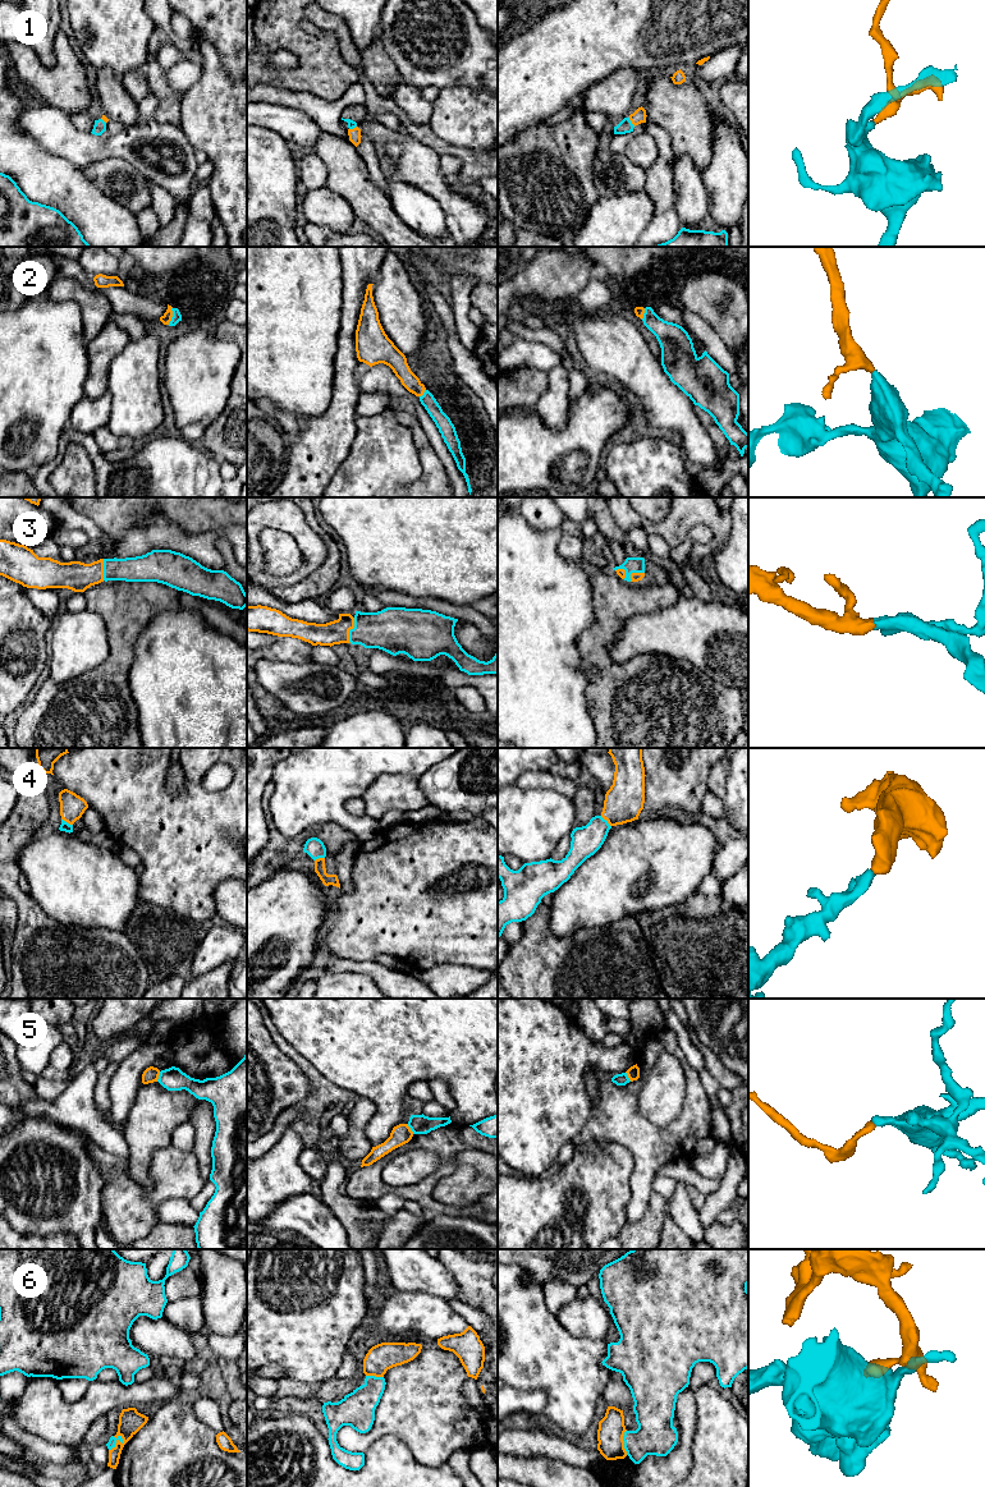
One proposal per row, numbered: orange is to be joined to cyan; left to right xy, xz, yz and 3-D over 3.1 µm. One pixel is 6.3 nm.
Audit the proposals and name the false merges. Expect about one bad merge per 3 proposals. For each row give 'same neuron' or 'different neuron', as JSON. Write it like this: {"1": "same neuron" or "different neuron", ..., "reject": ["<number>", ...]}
{"1": "same neuron", "2": "same neuron", "3": "same neuron", "4": "same neuron", "5": "different neuron", "6": "different neuron", "reject": ["5", "6"]}

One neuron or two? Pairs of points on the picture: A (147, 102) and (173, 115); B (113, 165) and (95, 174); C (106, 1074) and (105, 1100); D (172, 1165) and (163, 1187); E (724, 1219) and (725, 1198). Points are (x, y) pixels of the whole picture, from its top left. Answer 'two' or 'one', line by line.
A: two
B: one
C: one
D: one
E: two

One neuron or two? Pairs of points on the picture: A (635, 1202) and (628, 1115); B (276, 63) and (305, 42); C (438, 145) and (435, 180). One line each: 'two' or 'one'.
A: one
B: two
C: two

